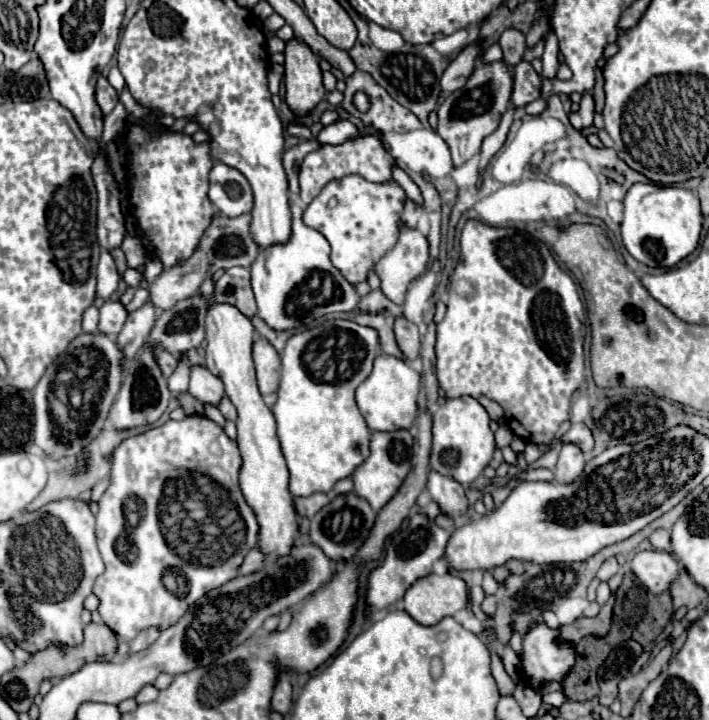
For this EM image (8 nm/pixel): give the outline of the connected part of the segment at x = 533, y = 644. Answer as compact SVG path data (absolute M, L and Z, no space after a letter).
M538 622L532 630L524 636L524 660L522 670L526 680L534 686L540 686L548 680L560 680L568 668L574 664L574 648L570 644L558 646L556 644L558 630L548 628L546 624Z

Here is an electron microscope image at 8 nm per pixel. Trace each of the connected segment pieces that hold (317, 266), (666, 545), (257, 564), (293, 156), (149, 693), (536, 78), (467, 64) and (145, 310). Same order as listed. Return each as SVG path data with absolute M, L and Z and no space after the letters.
M292 204L292 240L282 246L272 246L260 250L258 260L252 264L252 288L258 302L258 316L276 332L312 328L320 318L334 312L352 312L360 300L356 288L340 274L330 262L330 244L320 236L320 232L308 228L302 222L302 208Z
M658 528L656 532L652 532L650 542L656 550L670 550L670 530L666 528Z
M252 548L252 550L248 552L248 556L244 558L242 566L240 566L240 574L242 574L242 576L246 576L246 574L254 574L254 572L258 572L258 570L262 568L262 564L264 564L264 556L262 556L262 552L260 552L258 548Z
M304 140L292 148L288 148L284 152L284 170L288 174L288 184L290 184L290 192L298 194L300 186L298 186L298 172L300 172L300 164L304 160L306 154L318 150L322 144L318 140Z
M146 684L146 686L142 686L142 688L140 688L140 692L136 694L136 702L138 702L138 704L152 702L156 696L158 696L158 690L156 690L152 684Z
M520 62L514 68L514 90L512 90L512 104L516 110L522 110L526 104L536 100L542 90L542 74L538 74L530 62Z
M470 44L466 46L456 60L450 62L450 66L444 70L442 74L442 80L440 80L440 86L446 94L462 88L468 80L468 76L472 74L472 70L476 68L476 56L478 56L478 44Z
M152 302L144 304L140 310L132 312L126 318L124 328L116 336L116 344L124 354L124 364L122 366L126 366L134 358L134 354L142 348L144 340L148 340L148 334L150 334L152 326L154 326L154 320L156 318L154 318Z

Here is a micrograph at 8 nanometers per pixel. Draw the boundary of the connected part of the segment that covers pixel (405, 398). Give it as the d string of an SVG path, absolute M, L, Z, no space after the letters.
M380 354L374 360L372 374L356 390L356 404L370 430L392 432L396 428L410 428L418 412L416 404L418 392L420 392L420 374L414 372L404 360Z

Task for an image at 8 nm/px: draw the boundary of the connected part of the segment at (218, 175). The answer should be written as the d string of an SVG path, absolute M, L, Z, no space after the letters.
M216 162L210 170L210 202L224 216L240 216L252 210L252 188L248 180L222 162Z

